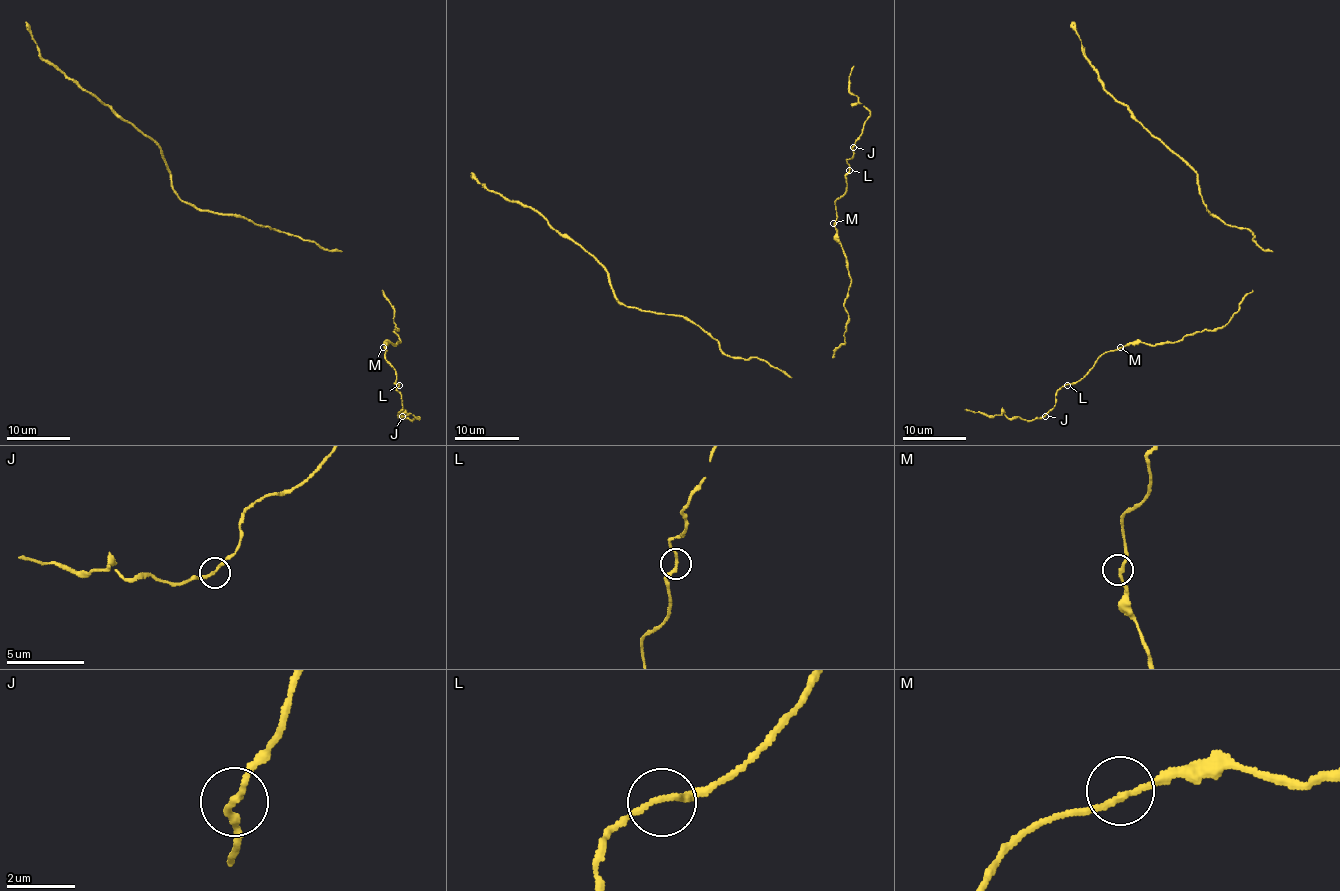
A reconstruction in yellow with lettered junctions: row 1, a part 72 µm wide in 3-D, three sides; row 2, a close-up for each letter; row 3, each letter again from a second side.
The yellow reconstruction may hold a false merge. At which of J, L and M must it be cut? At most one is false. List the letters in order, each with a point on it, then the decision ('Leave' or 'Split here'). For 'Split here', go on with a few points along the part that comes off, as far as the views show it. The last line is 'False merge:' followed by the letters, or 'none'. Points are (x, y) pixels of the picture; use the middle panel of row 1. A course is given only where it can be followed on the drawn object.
J: Place: (853, 147). Leave
L: Place: (849, 170). Leave
M: Place: (833, 223). Leave
False merge: none

